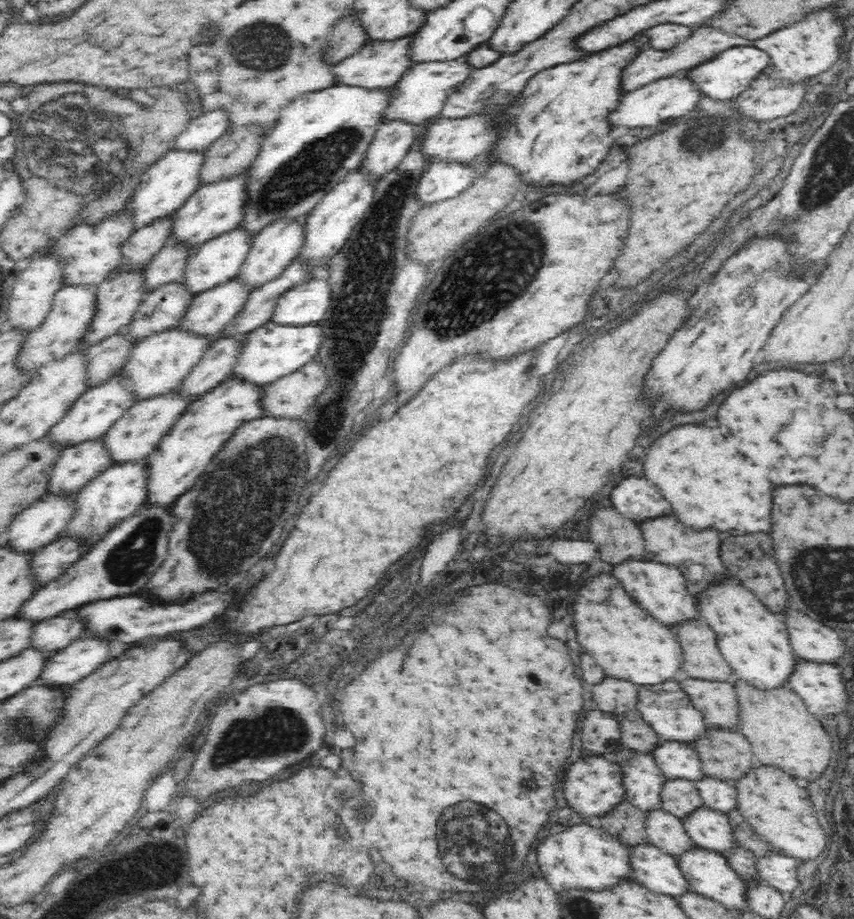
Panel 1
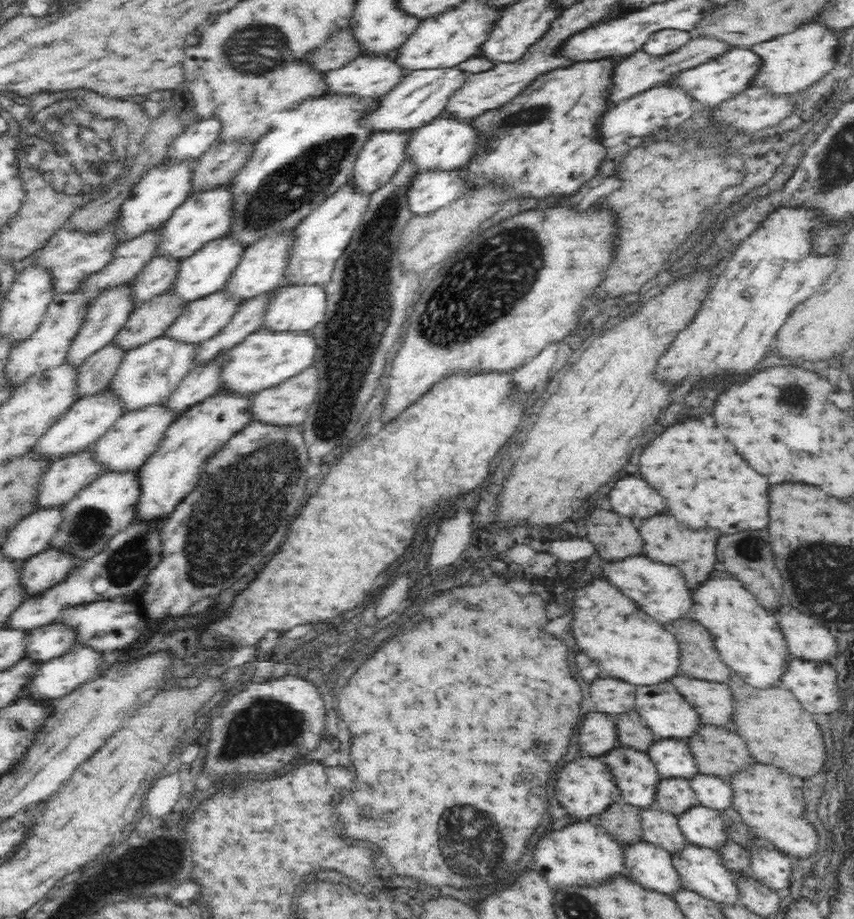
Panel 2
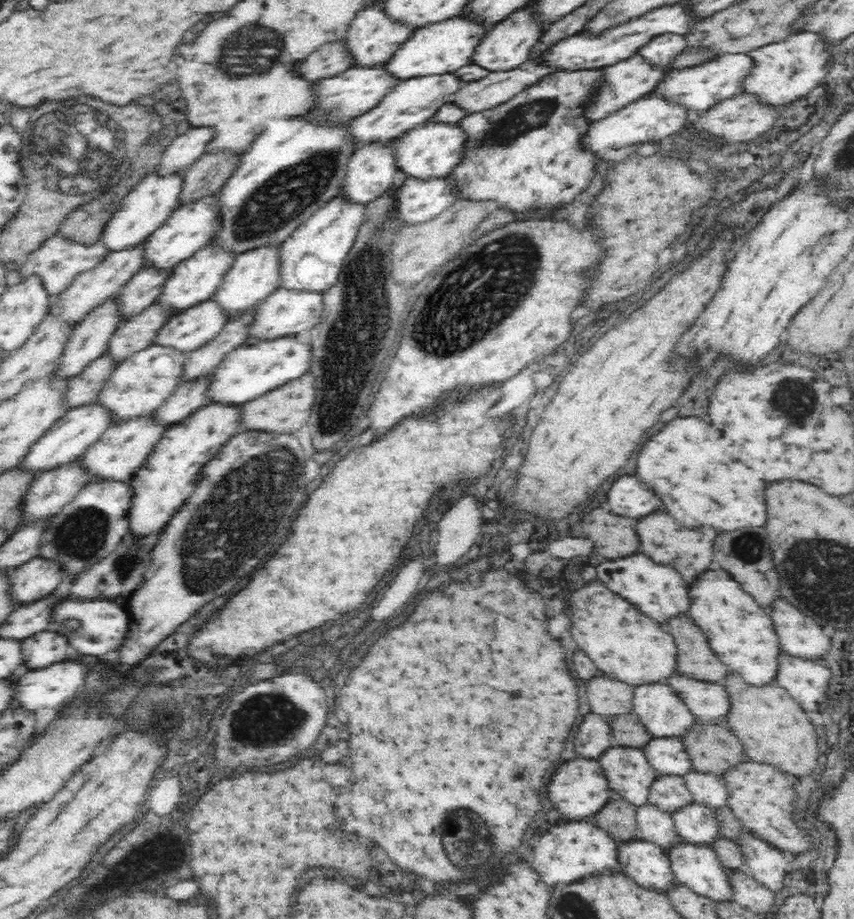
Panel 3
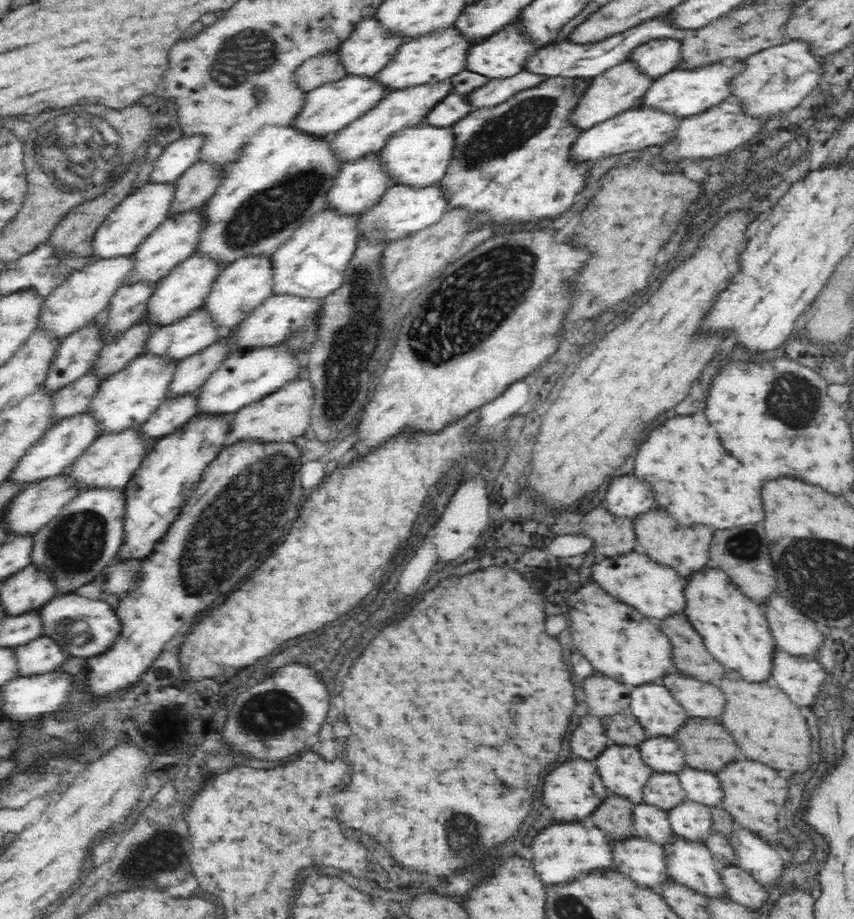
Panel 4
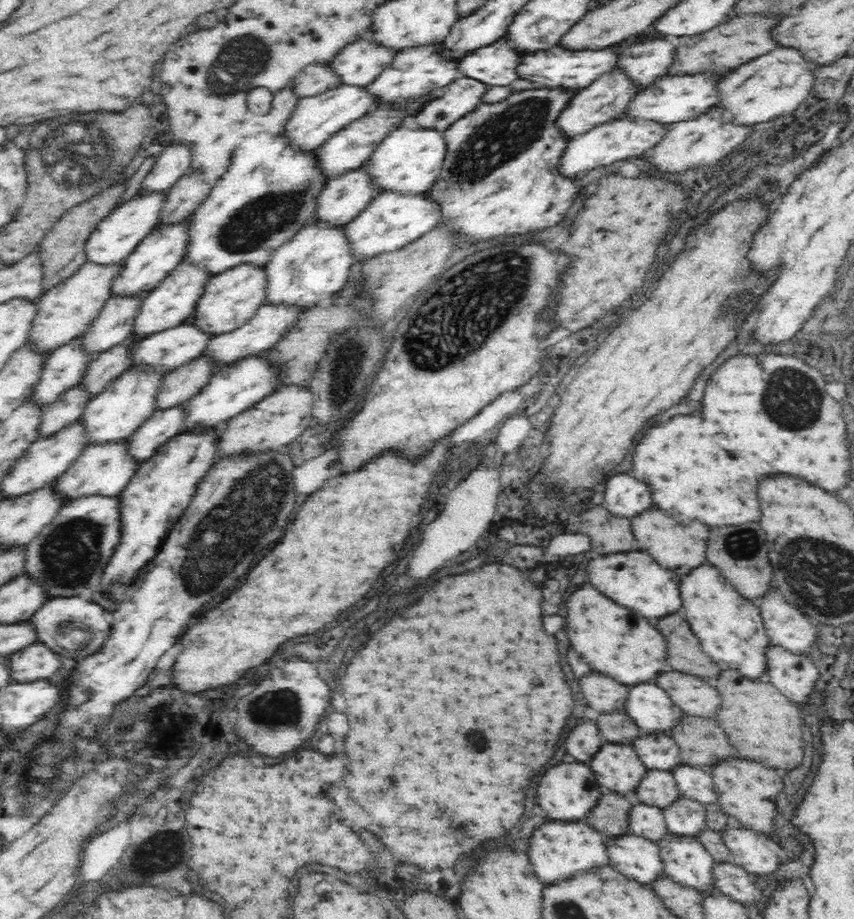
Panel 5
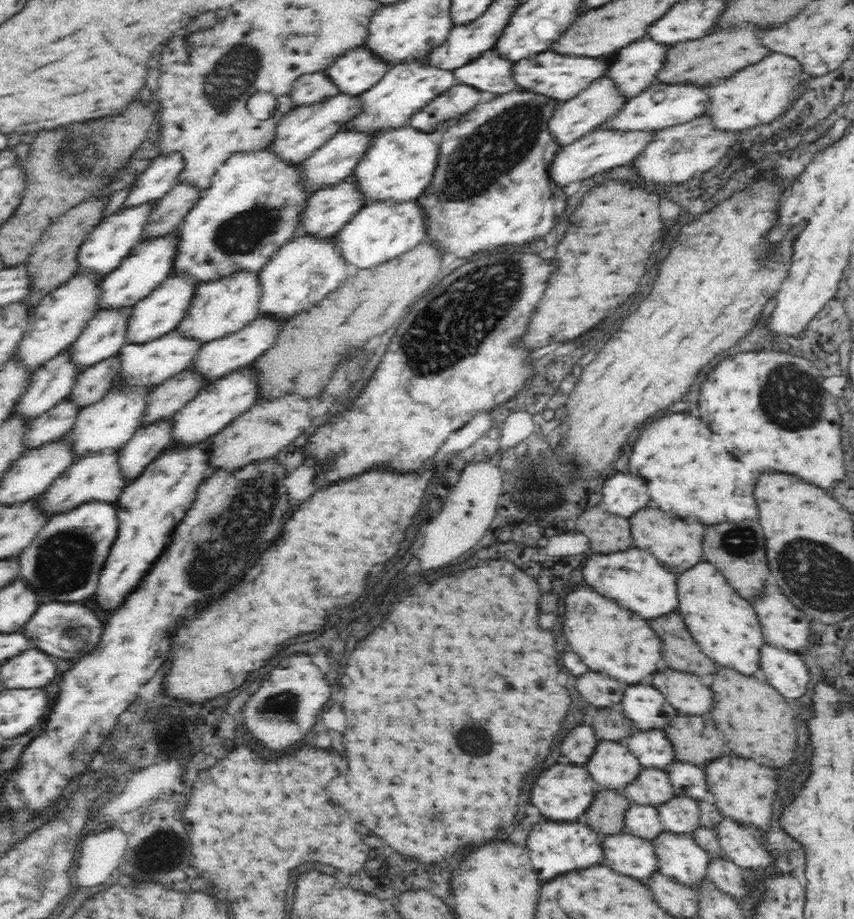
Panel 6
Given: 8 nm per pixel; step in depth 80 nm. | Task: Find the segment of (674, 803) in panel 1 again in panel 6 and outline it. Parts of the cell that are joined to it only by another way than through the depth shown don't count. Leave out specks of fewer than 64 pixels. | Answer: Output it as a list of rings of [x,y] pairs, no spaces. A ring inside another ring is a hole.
[[[644,770],[630,788],[622,790],[622,794],[638,802],[638,805],[652,807],[666,804],[675,797],[674,786],[664,770]]]

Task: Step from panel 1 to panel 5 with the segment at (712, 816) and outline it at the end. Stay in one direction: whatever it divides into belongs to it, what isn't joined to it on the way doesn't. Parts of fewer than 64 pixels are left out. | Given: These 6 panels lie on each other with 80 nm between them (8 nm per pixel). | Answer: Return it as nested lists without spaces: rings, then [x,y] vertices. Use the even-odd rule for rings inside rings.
[[[681,797],[662,812],[672,834],[696,838],[706,829],[706,808],[688,797]]]

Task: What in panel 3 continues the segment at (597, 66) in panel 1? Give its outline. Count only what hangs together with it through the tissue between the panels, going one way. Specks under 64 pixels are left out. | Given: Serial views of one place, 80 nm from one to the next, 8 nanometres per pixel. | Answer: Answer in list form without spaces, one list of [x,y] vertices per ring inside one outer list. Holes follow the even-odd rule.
[[[590,67],[583,69],[574,69],[573,71],[566,71],[558,69],[553,73],[547,74],[538,79],[533,85],[527,86],[520,94],[517,94],[504,104],[491,109],[476,112],[476,114],[466,115],[462,120],[458,122],[458,125],[464,127],[465,133],[469,134],[469,146],[466,147],[463,162],[458,165],[452,172],[450,172],[450,179],[454,181],[456,185],[456,193],[460,191],[462,193],[462,199],[470,200],[482,200],[482,199],[496,199],[500,206],[508,206],[512,212],[516,210],[522,210],[522,208],[534,208],[534,206],[542,206],[544,210],[551,210],[556,206],[562,206],[570,204],[570,200],[574,200],[584,188],[588,188],[592,176],[594,176],[594,170],[600,168],[600,164],[604,162],[605,153],[592,151],[585,145],[584,137],[589,134],[589,128],[592,124],[591,120],[586,117],[586,110],[590,108],[590,104],[594,102],[594,94],[602,88],[604,84],[604,67]]]

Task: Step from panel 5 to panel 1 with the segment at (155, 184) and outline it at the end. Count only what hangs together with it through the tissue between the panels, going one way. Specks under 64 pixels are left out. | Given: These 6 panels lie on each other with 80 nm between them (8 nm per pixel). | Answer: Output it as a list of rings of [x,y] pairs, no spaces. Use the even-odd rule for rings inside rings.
[[[224,107],[203,111],[202,116],[191,119],[186,131],[178,136],[174,149],[205,150],[230,129],[230,117]]]

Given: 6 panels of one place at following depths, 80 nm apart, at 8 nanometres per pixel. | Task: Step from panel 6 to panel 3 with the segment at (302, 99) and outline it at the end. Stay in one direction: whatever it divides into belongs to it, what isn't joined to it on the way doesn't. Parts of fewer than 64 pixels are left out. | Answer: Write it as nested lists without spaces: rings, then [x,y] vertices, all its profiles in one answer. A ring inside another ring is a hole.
[[[345,39],[328,41],[306,55],[300,69],[306,79],[316,82],[350,68],[354,64],[354,55],[350,53]]]

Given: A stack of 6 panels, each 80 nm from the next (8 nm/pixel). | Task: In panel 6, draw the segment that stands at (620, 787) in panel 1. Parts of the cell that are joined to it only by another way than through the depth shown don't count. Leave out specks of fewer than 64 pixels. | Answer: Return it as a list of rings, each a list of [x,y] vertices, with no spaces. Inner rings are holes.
[[[556,764],[540,774],[534,790],[532,790],[532,804],[540,808],[540,812],[552,820],[574,820],[582,816],[596,796],[596,784],[590,772],[584,766],[572,764]]]

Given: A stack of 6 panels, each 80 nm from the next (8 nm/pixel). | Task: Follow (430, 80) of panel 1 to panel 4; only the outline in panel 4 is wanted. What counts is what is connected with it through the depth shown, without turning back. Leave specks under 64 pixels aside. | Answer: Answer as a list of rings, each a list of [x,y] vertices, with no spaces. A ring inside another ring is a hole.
[[[450,79],[394,89],[387,93],[376,108],[370,109],[364,116],[348,123],[342,130],[334,134],[333,148],[337,150],[343,163],[354,162],[354,160],[362,158],[362,155],[378,153],[398,132],[405,131],[408,126],[414,126],[414,124],[424,121],[424,118],[437,107],[437,104],[448,98],[452,92],[454,92],[454,83]]]

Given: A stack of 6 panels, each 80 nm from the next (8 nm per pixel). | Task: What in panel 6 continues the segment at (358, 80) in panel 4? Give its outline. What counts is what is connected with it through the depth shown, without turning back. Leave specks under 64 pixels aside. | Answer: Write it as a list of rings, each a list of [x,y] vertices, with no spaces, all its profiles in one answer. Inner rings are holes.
[[[338,91],[335,95],[325,99],[296,105],[275,126],[278,136],[275,137],[274,149],[280,157],[292,161],[294,164],[303,164],[309,155],[331,140],[345,125],[362,112],[362,97],[348,92]]]

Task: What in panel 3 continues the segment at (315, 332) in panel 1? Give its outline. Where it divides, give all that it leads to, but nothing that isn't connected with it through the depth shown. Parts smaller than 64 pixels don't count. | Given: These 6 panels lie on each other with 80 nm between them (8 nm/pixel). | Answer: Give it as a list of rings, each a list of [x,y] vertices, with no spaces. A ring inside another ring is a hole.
[[[296,335],[281,337],[248,337],[244,344],[231,350],[212,370],[212,384],[210,384],[210,399],[220,403],[244,404],[246,401],[254,400],[265,392],[274,390],[311,370],[312,364],[312,343],[298,340]]]

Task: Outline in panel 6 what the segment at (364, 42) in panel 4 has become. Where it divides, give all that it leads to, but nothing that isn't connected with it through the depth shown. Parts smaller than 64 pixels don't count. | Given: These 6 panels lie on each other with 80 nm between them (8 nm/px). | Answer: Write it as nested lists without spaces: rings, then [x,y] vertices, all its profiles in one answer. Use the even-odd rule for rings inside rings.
[[[364,44],[337,56],[325,72],[338,85],[338,90],[360,95],[373,87],[391,65]]]

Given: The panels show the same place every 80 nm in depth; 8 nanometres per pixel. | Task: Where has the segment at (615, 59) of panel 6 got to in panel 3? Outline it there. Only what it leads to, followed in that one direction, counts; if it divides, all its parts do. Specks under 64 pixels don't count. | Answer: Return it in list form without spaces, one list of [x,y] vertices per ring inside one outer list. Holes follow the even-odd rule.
[[[665,32],[639,48],[638,53],[646,61],[665,67],[687,45],[686,34]]]

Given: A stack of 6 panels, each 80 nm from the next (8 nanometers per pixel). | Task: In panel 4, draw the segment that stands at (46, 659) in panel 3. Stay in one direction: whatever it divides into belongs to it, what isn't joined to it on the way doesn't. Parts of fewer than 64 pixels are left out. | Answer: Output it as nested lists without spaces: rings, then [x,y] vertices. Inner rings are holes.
[[[40,635],[38,638],[30,640],[26,644],[15,647],[16,657],[18,657],[18,674],[42,674],[60,667],[68,655],[64,652],[63,647],[64,645],[61,642],[48,635]]]

